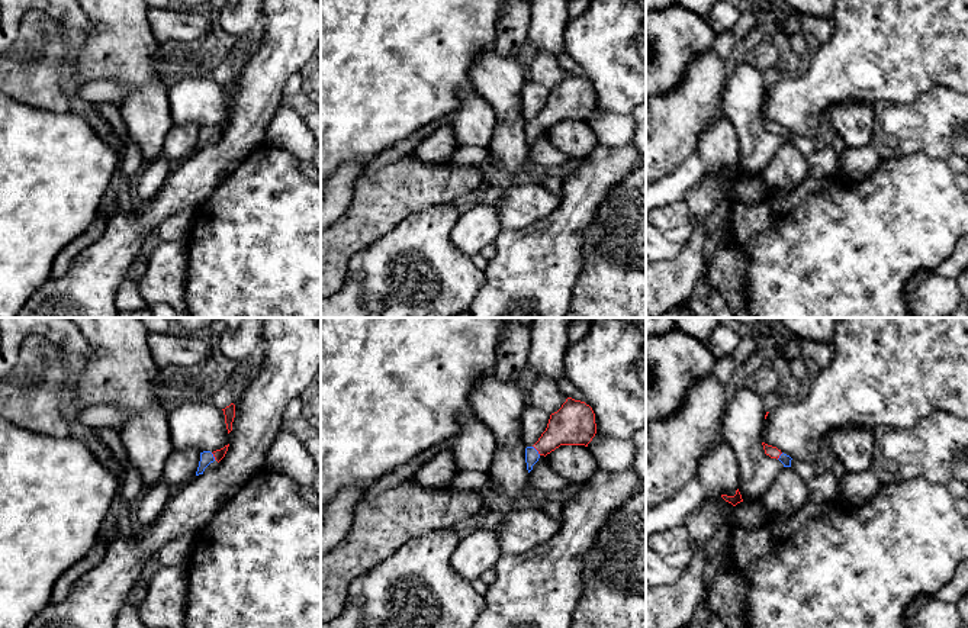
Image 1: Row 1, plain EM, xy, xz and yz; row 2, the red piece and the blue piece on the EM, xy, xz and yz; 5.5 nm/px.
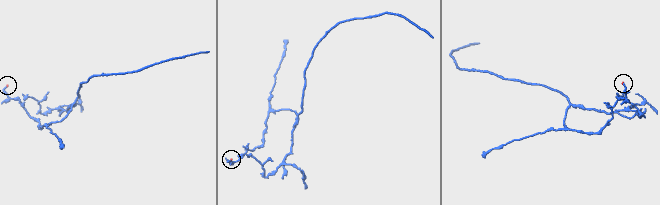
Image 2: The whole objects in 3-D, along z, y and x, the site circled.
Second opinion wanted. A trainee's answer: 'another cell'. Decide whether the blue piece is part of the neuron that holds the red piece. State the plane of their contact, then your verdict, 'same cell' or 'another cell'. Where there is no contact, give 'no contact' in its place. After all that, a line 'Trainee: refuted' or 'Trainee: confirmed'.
contact in xz; same cell
Trainee: refuted

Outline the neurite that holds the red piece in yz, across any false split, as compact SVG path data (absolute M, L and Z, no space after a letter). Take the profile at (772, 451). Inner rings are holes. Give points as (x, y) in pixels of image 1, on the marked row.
M762 442L765 454L769 455L771 458L776 458L779 460L784 467L791 467L791 457L784 454L781 450L778 450L776 447L768 445L765 442Z

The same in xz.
M567 397L562 408L550 415L546 431L533 447L525 448L528 473L541 455L547 455L560 445L585 445L596 434L595 413L589 405Z

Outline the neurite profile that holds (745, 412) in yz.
M740 374L736 381L739 386L730 390L726 415L721 421L720 438L730 444L740 463L740 480L737 489L743 502L755 503L762 500L784 464L779 460L766 455L760 441L766 415L763 397L756 390L745 386L740 381Z

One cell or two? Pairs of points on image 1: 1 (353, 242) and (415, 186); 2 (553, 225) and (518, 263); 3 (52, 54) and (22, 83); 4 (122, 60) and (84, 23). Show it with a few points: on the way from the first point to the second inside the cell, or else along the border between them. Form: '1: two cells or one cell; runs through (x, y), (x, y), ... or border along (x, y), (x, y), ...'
1: one cell; runs through (369, 226), (399, 196)
2: one cell; runs through (553, 237), (530, 263)
3: one cell; runs through (45, 61), (29, 77)
4: two cells; border along (89, 15), (93, 28), (87, 34)

